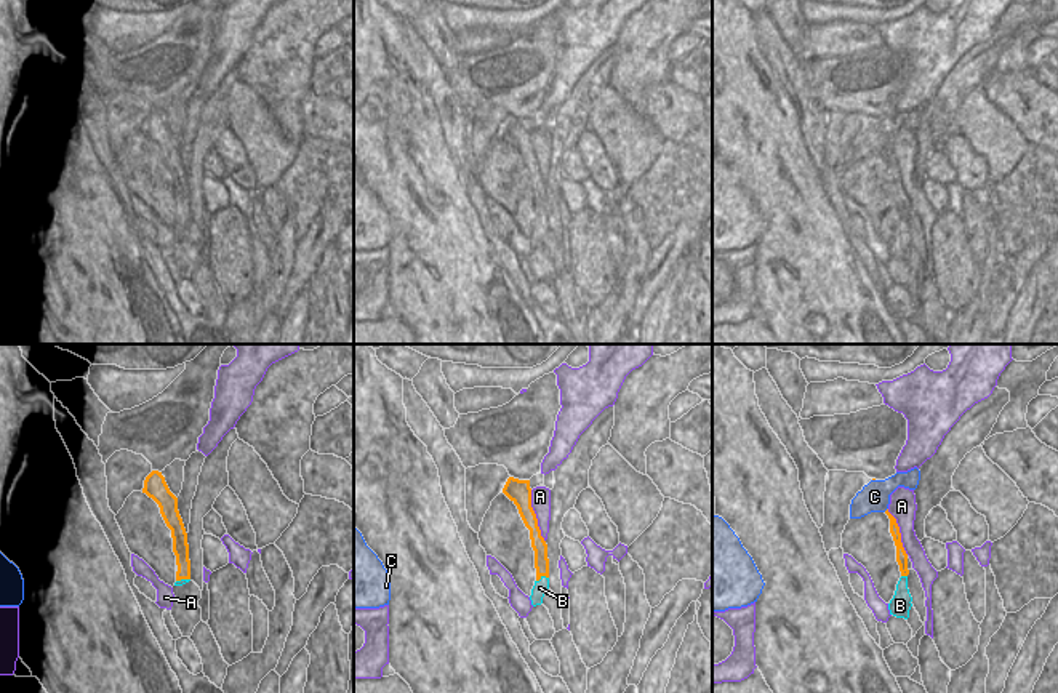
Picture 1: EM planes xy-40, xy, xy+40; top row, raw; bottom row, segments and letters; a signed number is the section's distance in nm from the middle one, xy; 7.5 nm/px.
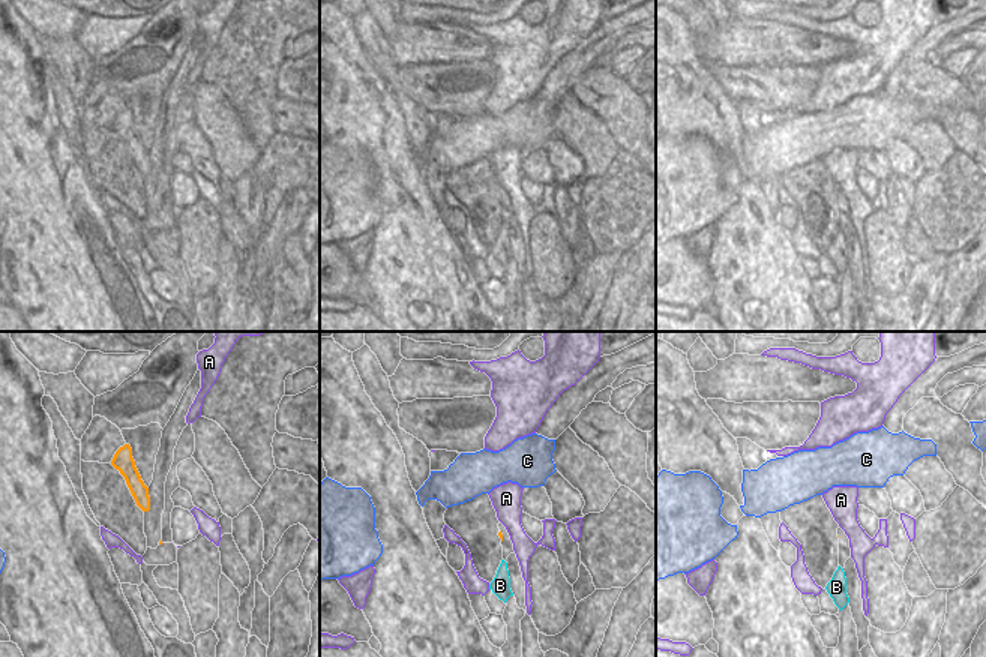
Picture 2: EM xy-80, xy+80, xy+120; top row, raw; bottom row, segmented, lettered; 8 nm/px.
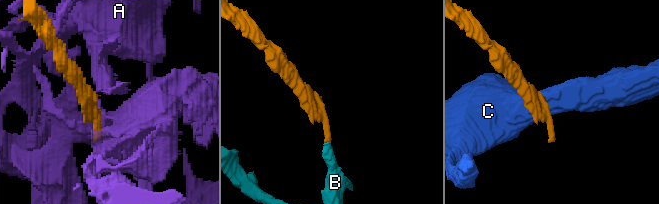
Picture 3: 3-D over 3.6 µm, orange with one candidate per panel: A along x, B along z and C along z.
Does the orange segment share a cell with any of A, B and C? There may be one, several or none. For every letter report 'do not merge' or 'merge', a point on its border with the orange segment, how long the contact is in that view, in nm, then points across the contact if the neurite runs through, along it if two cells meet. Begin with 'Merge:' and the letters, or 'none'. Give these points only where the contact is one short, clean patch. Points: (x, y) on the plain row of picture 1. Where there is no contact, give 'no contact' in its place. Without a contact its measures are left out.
Merge: none
A: do not merge; meets orange in xy at (535, 157); contact 420 nm long
B: do not merge; meets orange in xy at (540, 220); contact 100 nm long; border along xy (548, 218), (537, 223)
C: do not merge; no contact

